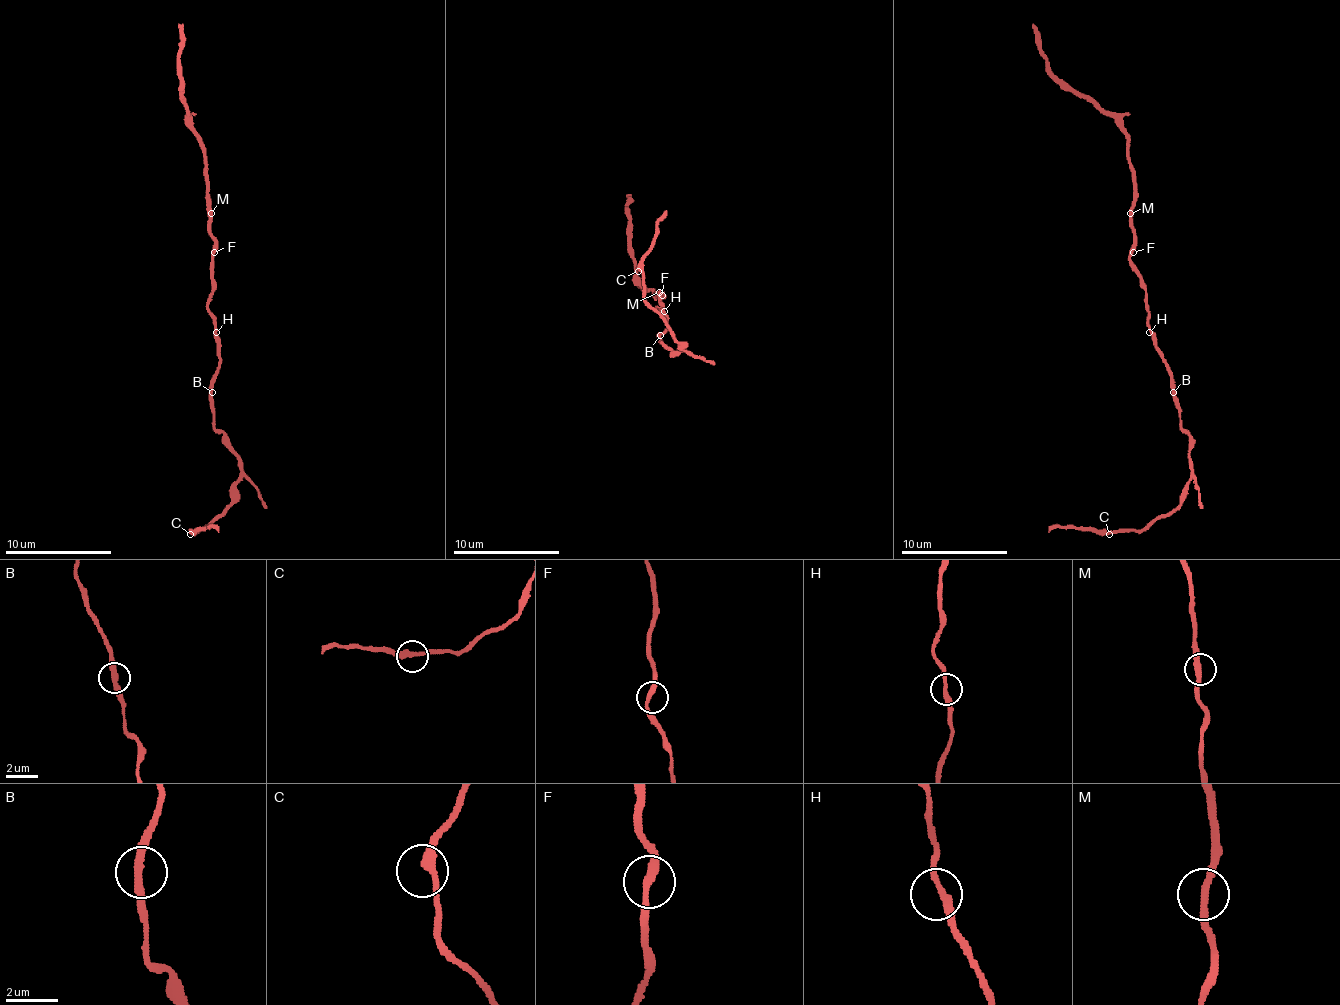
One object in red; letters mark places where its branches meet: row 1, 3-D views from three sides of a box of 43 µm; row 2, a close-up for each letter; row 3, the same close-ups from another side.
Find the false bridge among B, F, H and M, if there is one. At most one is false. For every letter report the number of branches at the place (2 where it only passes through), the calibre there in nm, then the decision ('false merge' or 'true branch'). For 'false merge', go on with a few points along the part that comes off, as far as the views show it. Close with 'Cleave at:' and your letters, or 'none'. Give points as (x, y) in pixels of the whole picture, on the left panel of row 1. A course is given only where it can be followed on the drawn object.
B: branches 2; calibre 320 nm; true branch
F: branches 2; calibre 280 nm; true branch
H: branches 2; calibre 280 nm; true branch
M: branches 2; calibre 300 nm; true branch
Cleave at: none

